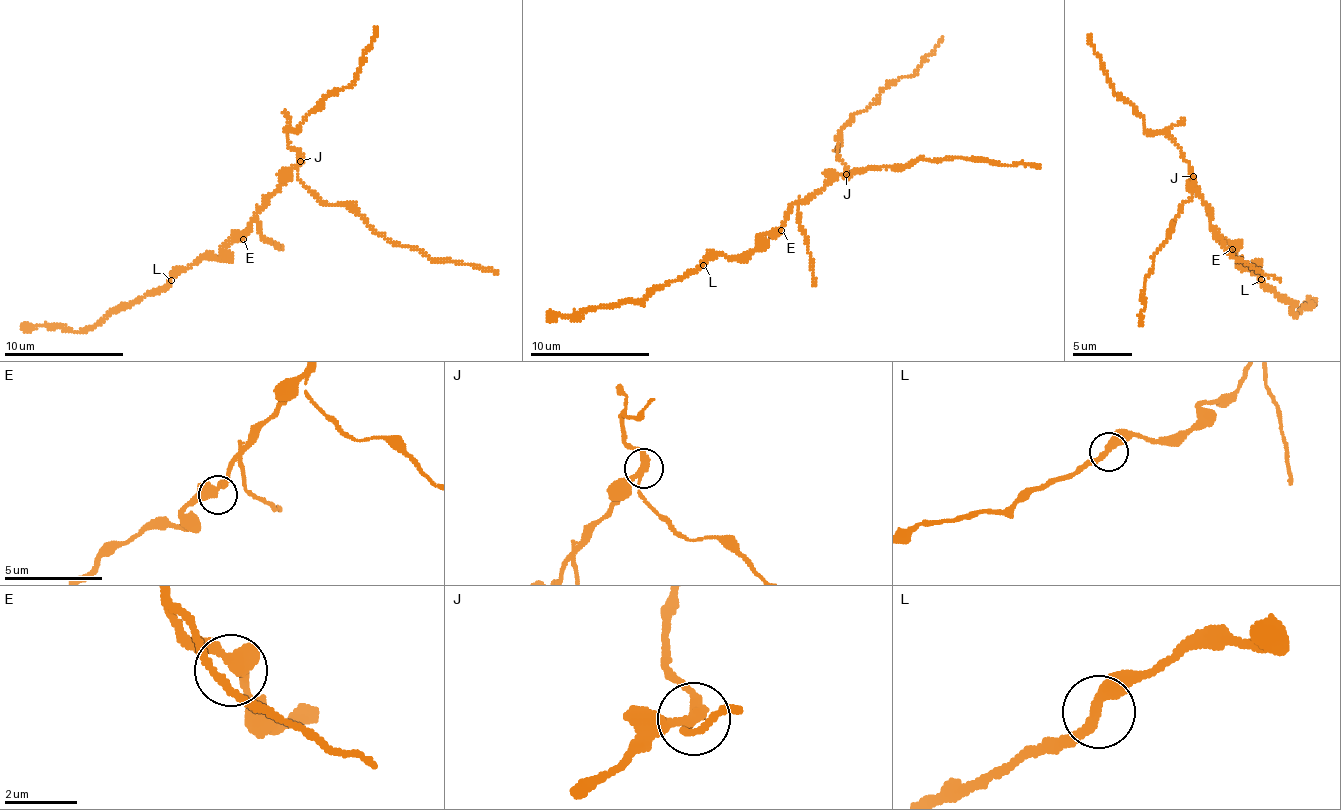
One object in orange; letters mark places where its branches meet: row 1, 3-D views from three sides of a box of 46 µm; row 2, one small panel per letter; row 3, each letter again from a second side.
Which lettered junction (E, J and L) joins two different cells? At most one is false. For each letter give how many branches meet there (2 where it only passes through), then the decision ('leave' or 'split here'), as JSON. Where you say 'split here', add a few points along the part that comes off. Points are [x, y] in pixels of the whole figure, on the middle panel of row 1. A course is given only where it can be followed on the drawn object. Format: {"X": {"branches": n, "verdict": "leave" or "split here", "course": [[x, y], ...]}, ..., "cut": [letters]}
{"E": {"branches": 3, "verdict": "leave"}, "J": {"branches": 3, "verdict": "split here", "course": [[847, 173], [843, 177], [874, 166], [898, 167], [961, 157], [1034, 164], [1040, 168]]}, "L": {"branches": 2, "verdict": "leave"}, "cut": ["J"]}

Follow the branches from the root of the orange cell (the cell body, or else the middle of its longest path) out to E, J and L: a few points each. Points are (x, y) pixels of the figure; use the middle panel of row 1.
E: (795, 203), (781, 230)
J: (795, 203), (812, 197), (838, 175), (847, 173)
L: (795, 203), (779, 228), (760, 235), (759, 243), (753, 250), (741, 256), (710, 257), (703, 265)

